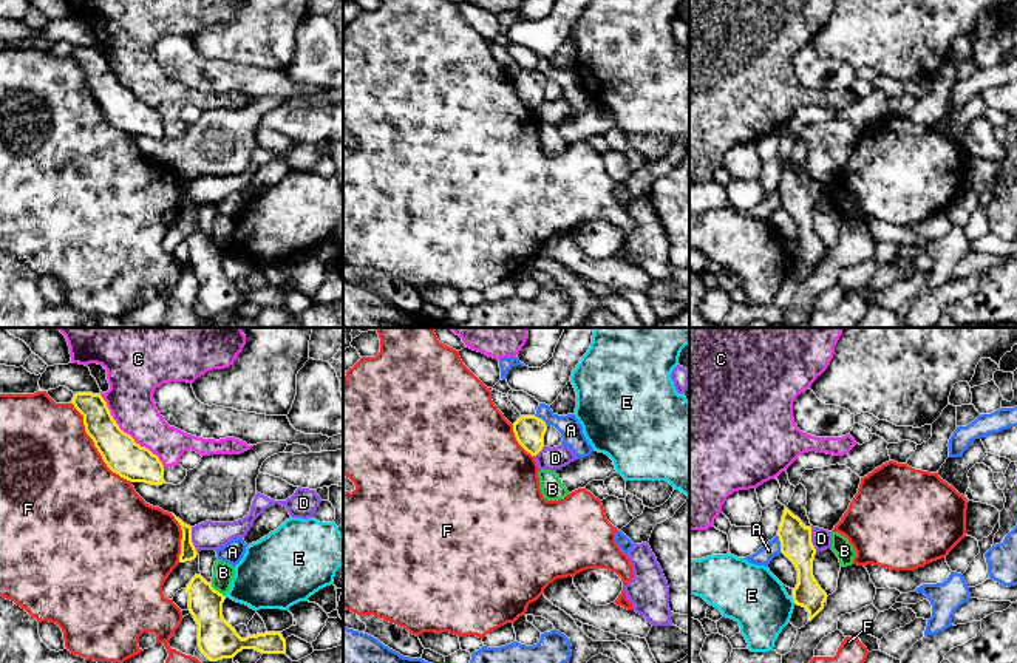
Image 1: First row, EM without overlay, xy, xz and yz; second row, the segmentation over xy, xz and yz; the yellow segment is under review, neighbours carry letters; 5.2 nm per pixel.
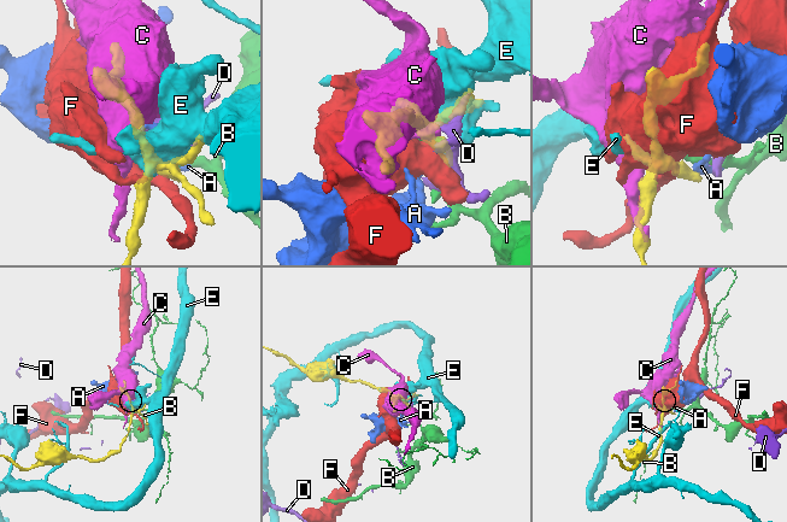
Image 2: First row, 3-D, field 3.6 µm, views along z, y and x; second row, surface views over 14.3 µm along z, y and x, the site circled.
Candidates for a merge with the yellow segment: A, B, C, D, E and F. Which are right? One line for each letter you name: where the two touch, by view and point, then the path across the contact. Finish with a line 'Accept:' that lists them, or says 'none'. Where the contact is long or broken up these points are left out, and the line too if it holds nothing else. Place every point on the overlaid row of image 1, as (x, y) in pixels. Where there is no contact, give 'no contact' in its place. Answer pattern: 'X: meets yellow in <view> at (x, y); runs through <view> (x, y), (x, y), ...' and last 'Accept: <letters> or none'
Accept: none

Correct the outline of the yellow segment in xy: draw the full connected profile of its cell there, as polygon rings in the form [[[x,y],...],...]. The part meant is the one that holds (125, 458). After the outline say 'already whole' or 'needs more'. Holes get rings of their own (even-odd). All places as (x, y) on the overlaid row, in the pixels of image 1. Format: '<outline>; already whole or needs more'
[[[76,393],[71,403],[83,416],[87,434],[113,473],[130,482],[165,484],[159,457],[119,428],[100,394]]]; already whole

